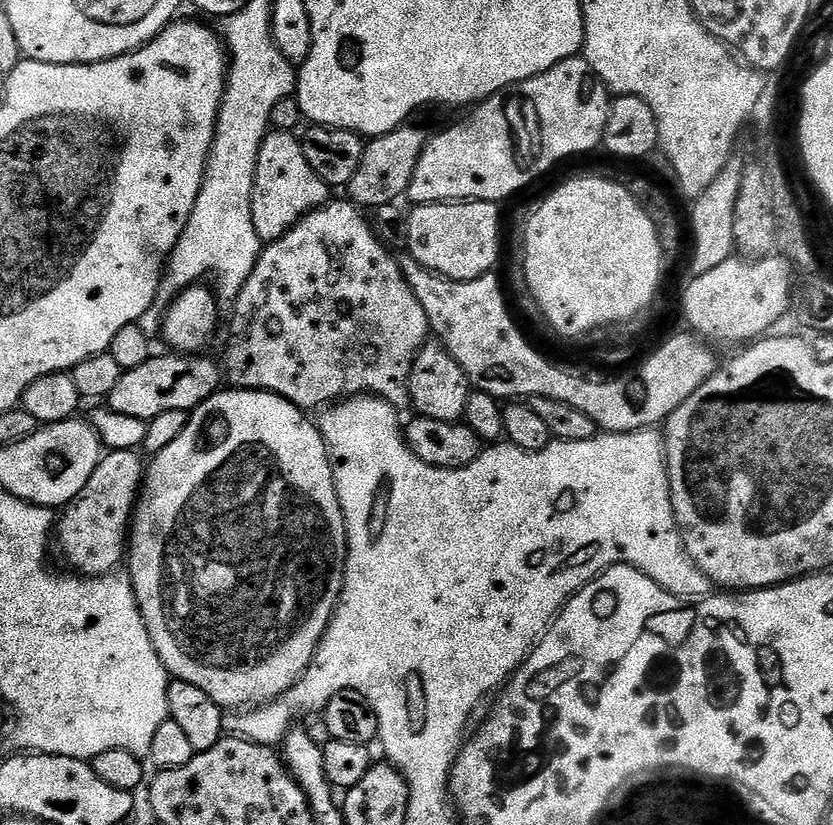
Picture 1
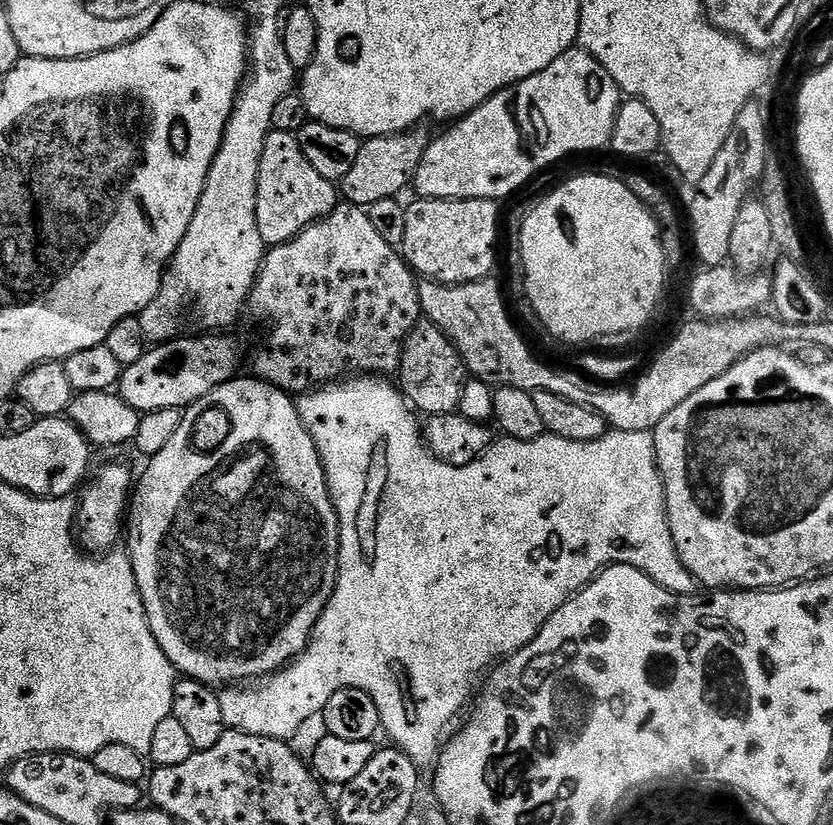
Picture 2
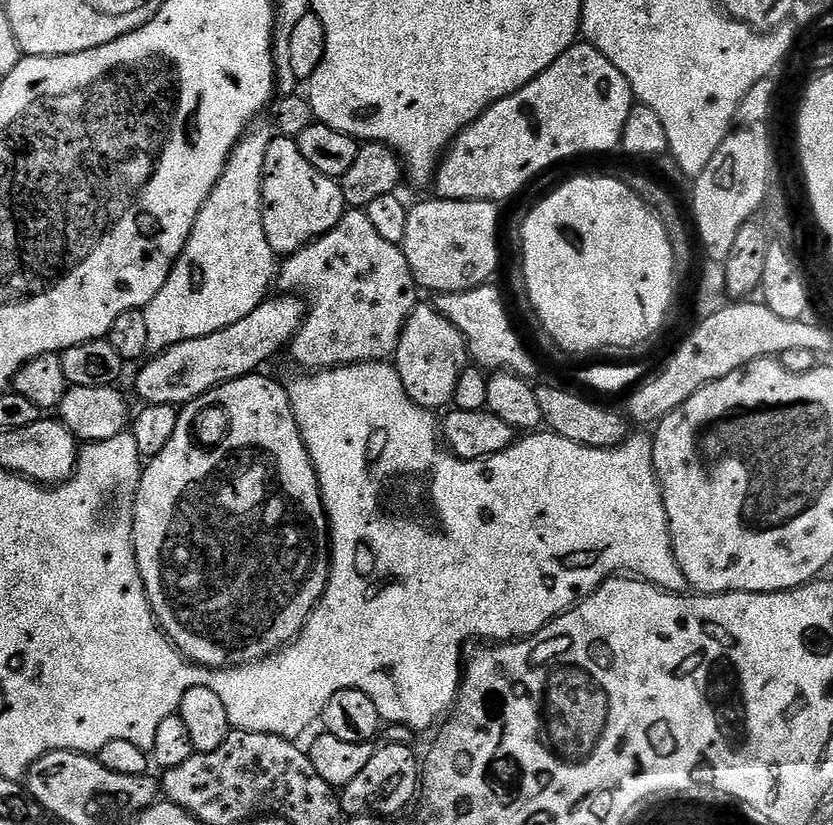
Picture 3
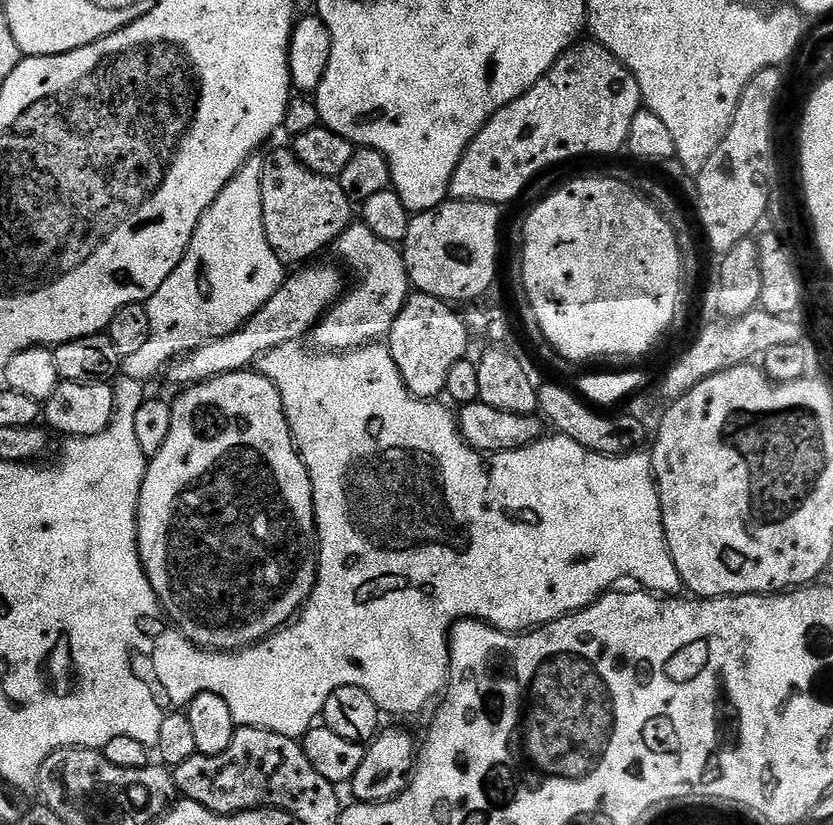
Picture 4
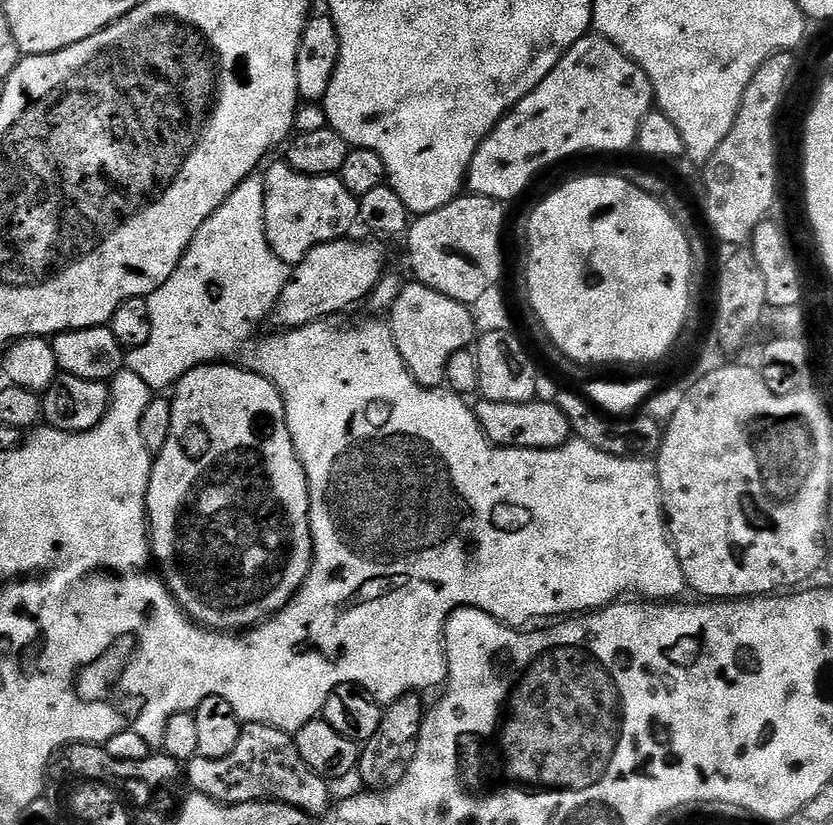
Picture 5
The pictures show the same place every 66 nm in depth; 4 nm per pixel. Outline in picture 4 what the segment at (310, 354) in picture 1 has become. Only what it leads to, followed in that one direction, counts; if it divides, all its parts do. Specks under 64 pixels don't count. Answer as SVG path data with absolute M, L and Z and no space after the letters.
M353 222L336 240L335 252L335 259L349 273L352 271L356 275L356 281L353 284L351 281L340 301L316 325L315 347L324 352L353 352L356 348L365 348L367 344L387 341L394 320L398 314L402 314L402 306L406 306L410 295L403 251L395 244L382 242L382 238L378 238L370 226Z

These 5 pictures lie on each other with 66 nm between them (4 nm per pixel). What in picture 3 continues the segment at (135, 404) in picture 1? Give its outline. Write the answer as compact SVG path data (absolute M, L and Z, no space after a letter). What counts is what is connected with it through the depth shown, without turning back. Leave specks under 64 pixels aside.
M280 294L275 298L263 300L242 322L234 322L234 326L226 326L226 330L208 334L206 337L194 338L192 341L178 342L163 352L157 352L151 358L145 359L139 365L140 373L136 376L136 392L141 396L144 404L175 404L183 406L189 404L194 398L214 390L219 384L237 380L243 376L253 375L271 356L291 345L296 332L302 326L306 315L306 308L297 297L291 294Z

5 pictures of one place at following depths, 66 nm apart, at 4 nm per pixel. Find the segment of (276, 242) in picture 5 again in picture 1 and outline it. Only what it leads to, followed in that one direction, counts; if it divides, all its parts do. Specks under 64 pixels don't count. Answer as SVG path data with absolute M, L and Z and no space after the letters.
M269 131L258 150L258 166L254 170L254 194L250 202L250 214L254 218L254 230L262 242L282 238L306 214L327 204L330 189L314 169L306 162L300 140L291 132Z

